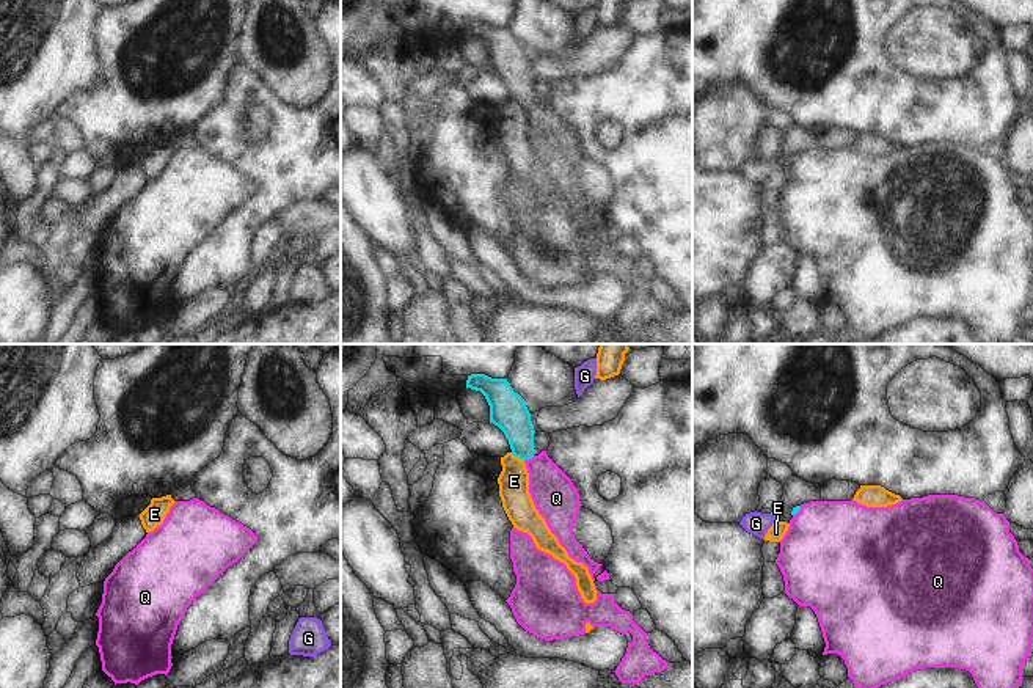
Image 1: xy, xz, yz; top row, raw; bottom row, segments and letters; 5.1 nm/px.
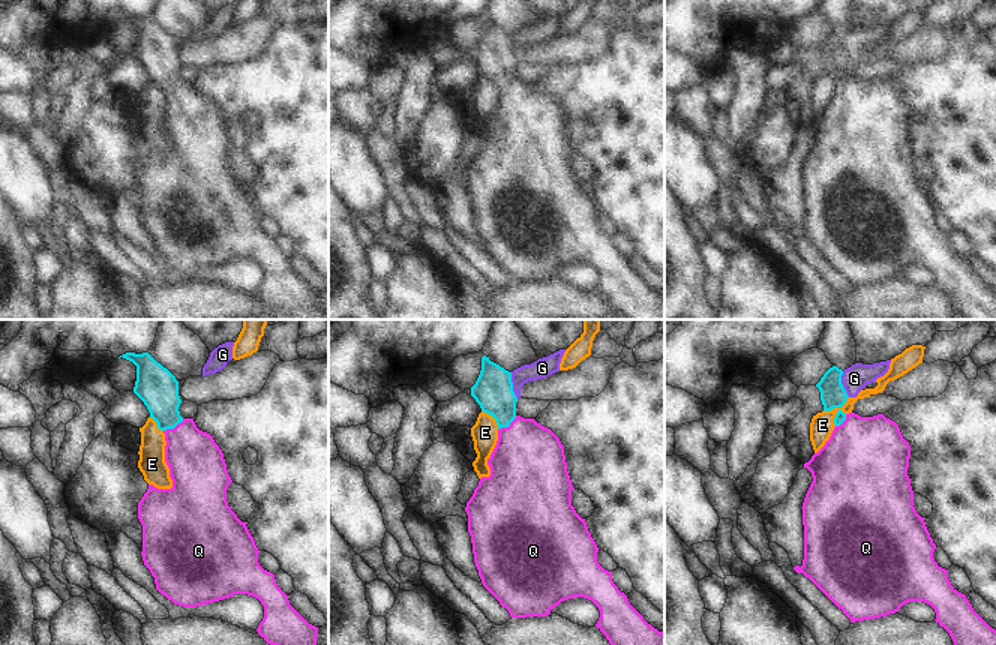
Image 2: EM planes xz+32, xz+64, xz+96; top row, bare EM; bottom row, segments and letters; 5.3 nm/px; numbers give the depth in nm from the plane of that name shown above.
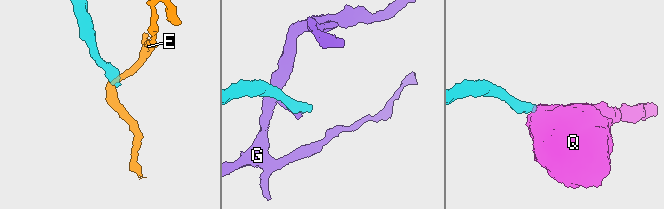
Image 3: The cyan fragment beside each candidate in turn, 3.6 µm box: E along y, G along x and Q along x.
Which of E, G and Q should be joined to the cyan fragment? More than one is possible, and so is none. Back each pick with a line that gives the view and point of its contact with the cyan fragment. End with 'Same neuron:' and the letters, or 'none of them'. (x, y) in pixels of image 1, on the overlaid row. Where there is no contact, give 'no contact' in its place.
Q: xz (529, 457)
Same neuron: Q

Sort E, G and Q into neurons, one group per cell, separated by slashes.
E / G / Q

